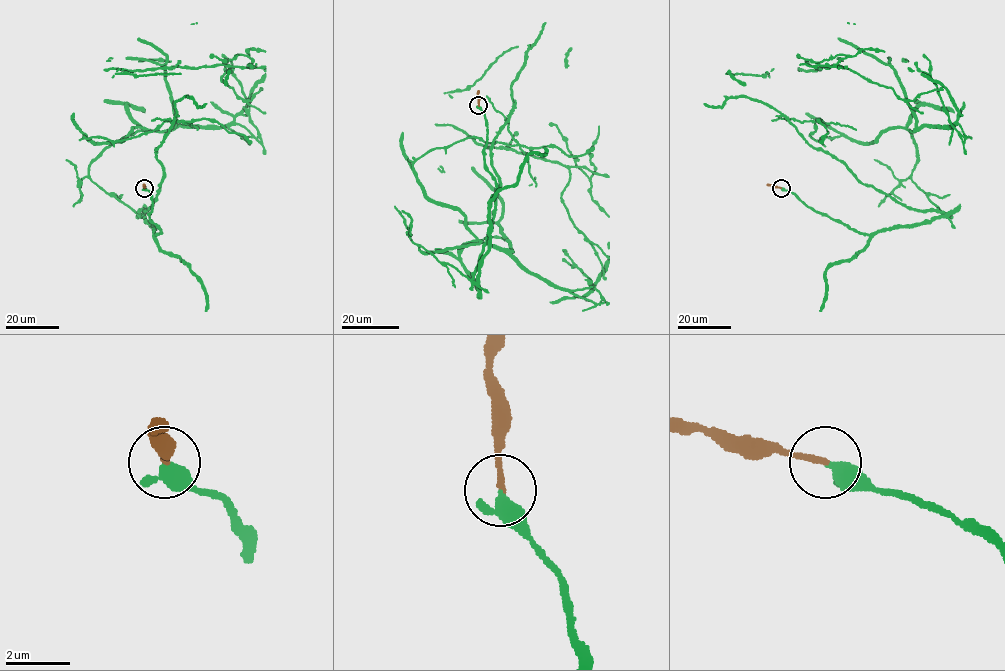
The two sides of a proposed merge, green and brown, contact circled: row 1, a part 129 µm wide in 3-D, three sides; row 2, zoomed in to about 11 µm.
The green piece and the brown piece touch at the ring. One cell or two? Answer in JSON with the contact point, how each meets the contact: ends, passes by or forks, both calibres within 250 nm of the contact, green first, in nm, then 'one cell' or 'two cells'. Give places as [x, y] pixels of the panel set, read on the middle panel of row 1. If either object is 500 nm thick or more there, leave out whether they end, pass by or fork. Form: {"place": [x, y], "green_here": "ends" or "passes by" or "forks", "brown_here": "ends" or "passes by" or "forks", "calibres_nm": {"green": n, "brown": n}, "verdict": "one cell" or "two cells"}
{"place": [478, 105], "green_here": "passes by", "brown_here": "ends", "calibres_nm": {"green": 300, "brown": 180}, "verdict": "one cell"}

